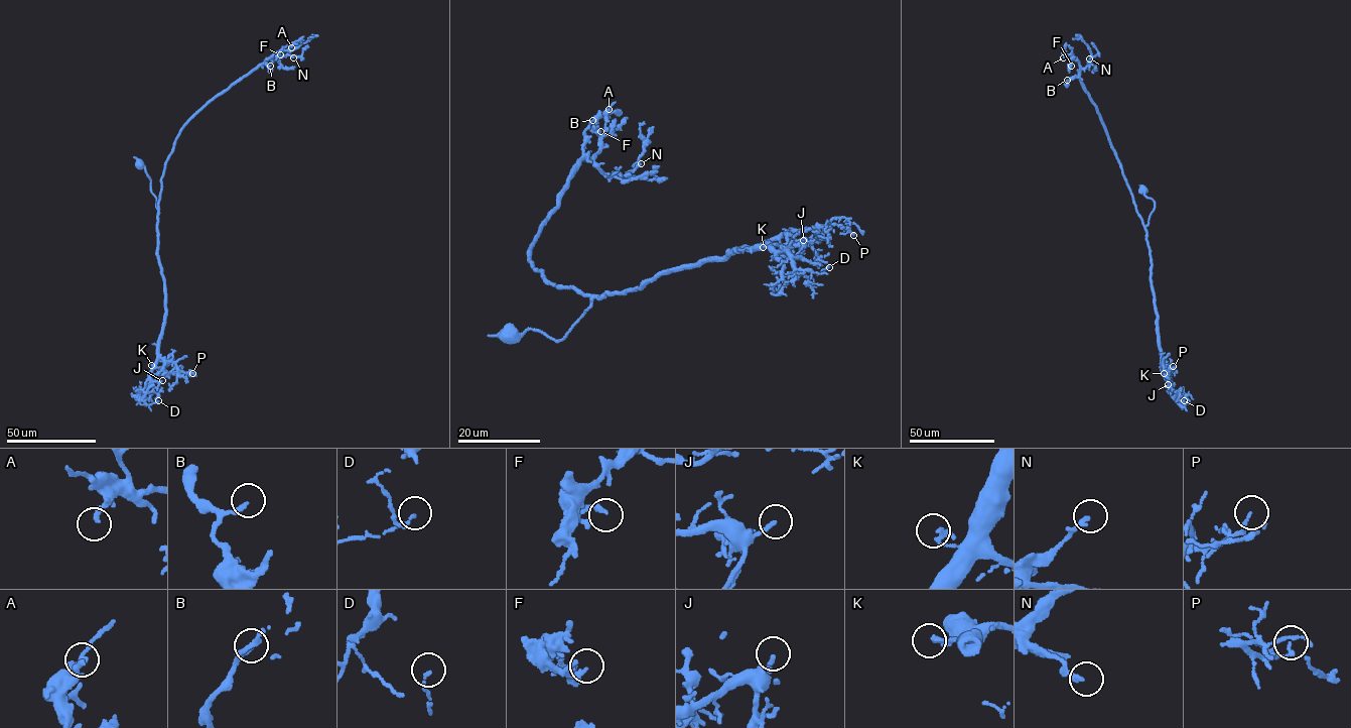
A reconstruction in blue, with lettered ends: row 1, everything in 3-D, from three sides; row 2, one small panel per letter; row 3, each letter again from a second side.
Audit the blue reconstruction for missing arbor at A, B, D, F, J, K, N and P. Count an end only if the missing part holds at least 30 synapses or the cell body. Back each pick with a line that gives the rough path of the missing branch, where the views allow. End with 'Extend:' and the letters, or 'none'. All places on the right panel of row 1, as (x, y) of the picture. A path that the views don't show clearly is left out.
Extend: B

